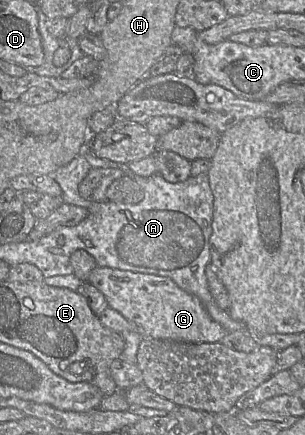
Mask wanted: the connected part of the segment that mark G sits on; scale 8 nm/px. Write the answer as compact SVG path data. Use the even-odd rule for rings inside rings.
M97 266L87 280L101 291L110 308L134 323L142 338L186 343L217 343L228 331L211 318L201 301L182 290L171 278Z

